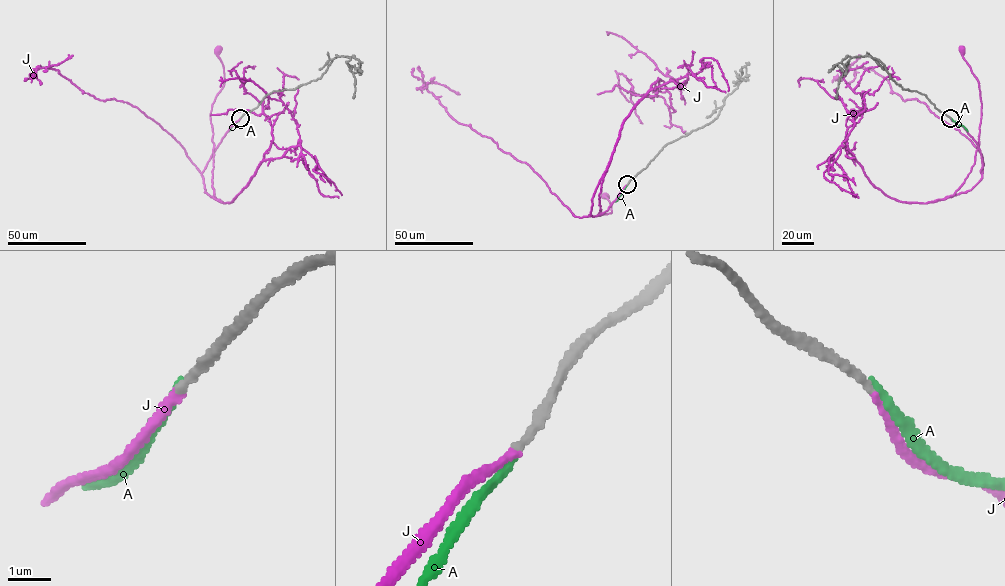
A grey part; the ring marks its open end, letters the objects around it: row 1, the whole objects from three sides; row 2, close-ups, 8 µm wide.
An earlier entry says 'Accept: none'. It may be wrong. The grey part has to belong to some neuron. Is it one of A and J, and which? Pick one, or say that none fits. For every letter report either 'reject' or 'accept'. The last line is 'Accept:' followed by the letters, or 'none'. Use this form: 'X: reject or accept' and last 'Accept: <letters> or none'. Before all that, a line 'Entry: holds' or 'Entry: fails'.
Entry: fails
A: reject
J: accept
Accept: J

